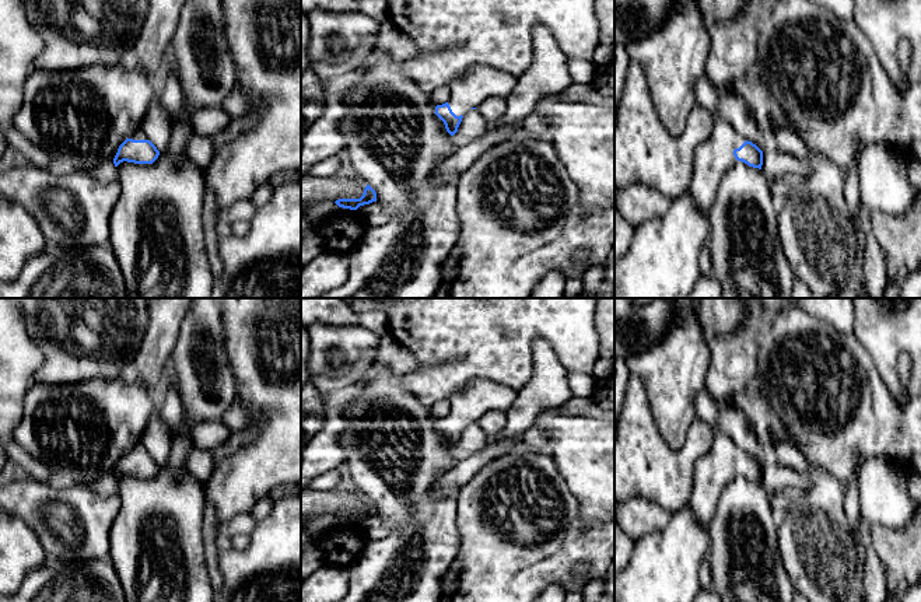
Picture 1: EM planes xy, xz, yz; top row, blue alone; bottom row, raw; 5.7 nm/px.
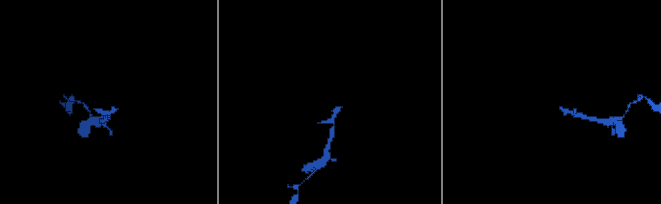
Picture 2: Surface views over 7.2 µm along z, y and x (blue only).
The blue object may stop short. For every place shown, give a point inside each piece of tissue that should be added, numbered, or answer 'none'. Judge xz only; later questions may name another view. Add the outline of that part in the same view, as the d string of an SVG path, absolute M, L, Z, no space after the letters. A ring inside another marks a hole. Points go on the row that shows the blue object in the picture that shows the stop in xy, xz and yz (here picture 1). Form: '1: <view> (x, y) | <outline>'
1: xz (479, 83) | M477 64L448 84L447 101L456 116L466 115L488 98L508 98L515 90L518 77L488 66Z

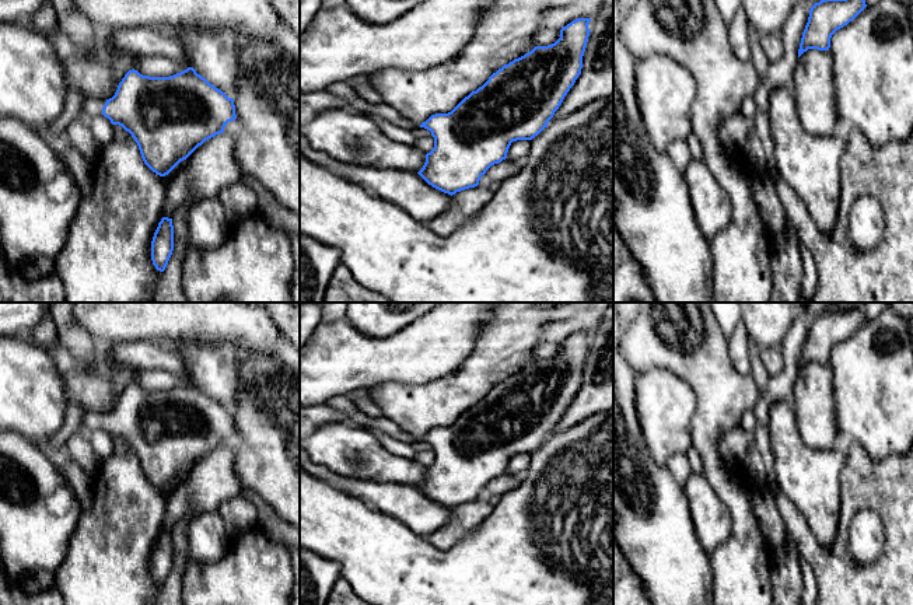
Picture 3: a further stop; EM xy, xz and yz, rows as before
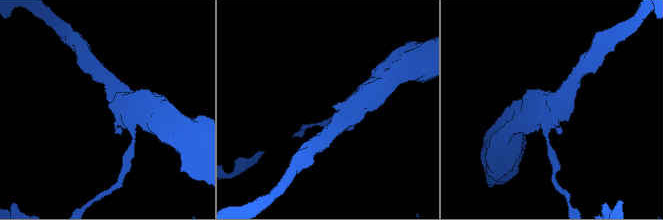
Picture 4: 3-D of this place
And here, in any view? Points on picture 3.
1: xy (91, 107) | M90 97L83 102L81 112L80 112L80 120L84 122L85 125L90 125L91 120L102 115L102 108L105 105L106 99L97 98L97 97Z

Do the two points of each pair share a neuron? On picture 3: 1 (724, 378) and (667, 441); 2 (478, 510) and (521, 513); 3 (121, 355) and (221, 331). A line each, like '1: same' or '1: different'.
1: different
2: different
3: different

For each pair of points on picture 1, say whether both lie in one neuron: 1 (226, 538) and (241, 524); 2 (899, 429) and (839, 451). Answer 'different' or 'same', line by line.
1: same
2: same

